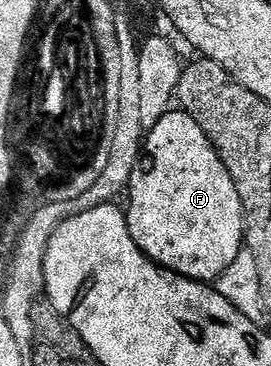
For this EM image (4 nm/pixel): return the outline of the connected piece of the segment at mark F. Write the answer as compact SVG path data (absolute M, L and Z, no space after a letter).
M182 109L168 111L151 131L146 132L143 153L133 169L130 195L131 200L125 203L125 214L133 241L141 253L173 273L196 279L199 283L214 284L221 273L229 269L237 253L244 250L243 206L237 185L233 185L233 177L229 177L229 169L225 169L211 138Z

